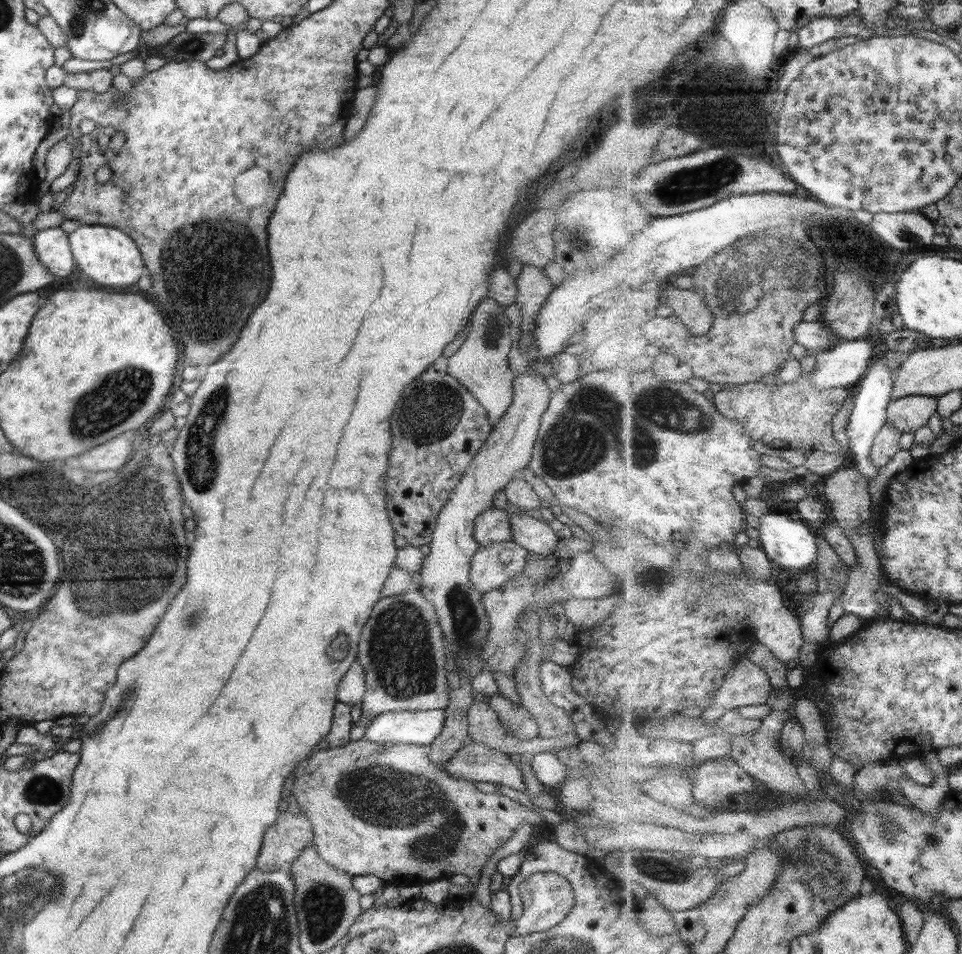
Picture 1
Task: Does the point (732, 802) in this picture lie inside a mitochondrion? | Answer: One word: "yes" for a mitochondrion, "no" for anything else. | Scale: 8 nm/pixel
no

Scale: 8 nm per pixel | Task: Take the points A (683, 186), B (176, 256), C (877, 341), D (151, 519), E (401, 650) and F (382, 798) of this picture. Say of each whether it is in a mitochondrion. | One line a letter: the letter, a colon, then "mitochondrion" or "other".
A: mitochondrion
B: mitochondrion
C: other
D: mitochondrion
E: mitochondrion
F: mitochondrion

